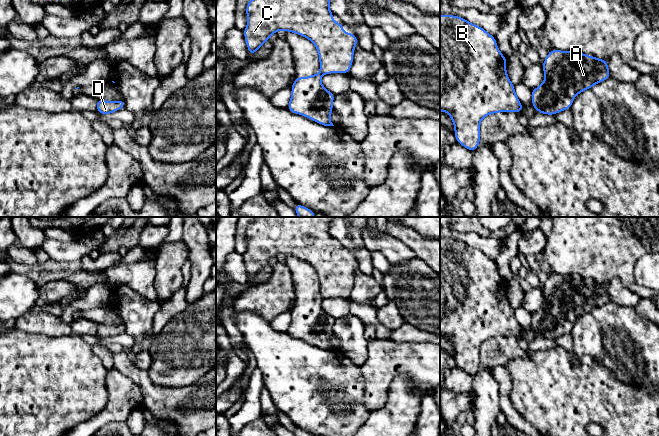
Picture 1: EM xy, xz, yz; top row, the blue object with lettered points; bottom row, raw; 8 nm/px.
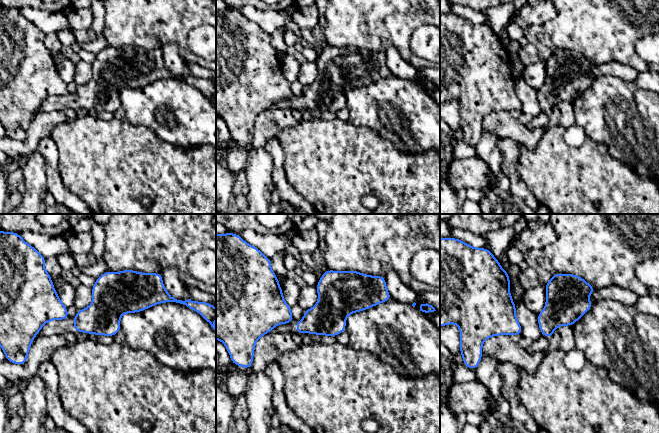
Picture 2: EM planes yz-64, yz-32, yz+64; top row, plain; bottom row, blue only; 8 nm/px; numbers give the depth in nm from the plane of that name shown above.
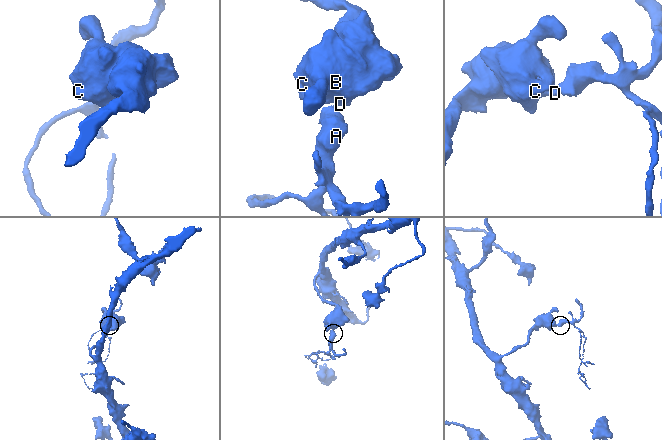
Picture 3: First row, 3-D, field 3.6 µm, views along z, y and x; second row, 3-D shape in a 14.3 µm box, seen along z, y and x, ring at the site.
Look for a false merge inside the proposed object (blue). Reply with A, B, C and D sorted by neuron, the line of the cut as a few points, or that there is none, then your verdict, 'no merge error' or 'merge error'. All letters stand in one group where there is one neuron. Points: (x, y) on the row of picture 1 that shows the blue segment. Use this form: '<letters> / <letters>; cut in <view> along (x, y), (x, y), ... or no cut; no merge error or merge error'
A / B C D; cut in xz along (320, 71), (323, 73); merge error

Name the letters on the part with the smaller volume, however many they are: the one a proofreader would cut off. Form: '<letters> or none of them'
A

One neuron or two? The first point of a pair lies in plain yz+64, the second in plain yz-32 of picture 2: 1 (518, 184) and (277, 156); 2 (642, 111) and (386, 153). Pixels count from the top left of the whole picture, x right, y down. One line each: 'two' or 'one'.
1: one
2: two

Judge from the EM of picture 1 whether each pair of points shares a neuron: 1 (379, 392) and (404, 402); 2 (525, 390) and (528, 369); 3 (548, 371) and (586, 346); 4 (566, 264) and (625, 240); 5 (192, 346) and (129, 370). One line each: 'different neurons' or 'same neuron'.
1: different neurons
2: same neuron
3: different neurons
4: same neuron
5: different neurons

